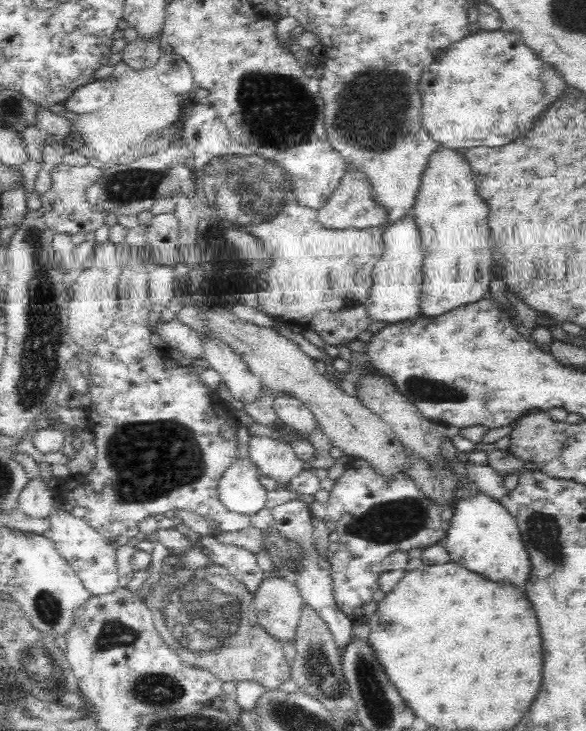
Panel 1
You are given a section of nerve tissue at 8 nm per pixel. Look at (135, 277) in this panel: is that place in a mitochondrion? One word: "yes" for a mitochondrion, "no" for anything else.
no

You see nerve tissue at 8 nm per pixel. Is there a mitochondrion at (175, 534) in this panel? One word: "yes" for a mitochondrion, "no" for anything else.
no

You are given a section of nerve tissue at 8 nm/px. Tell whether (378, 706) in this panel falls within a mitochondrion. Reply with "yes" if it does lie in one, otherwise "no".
yes

